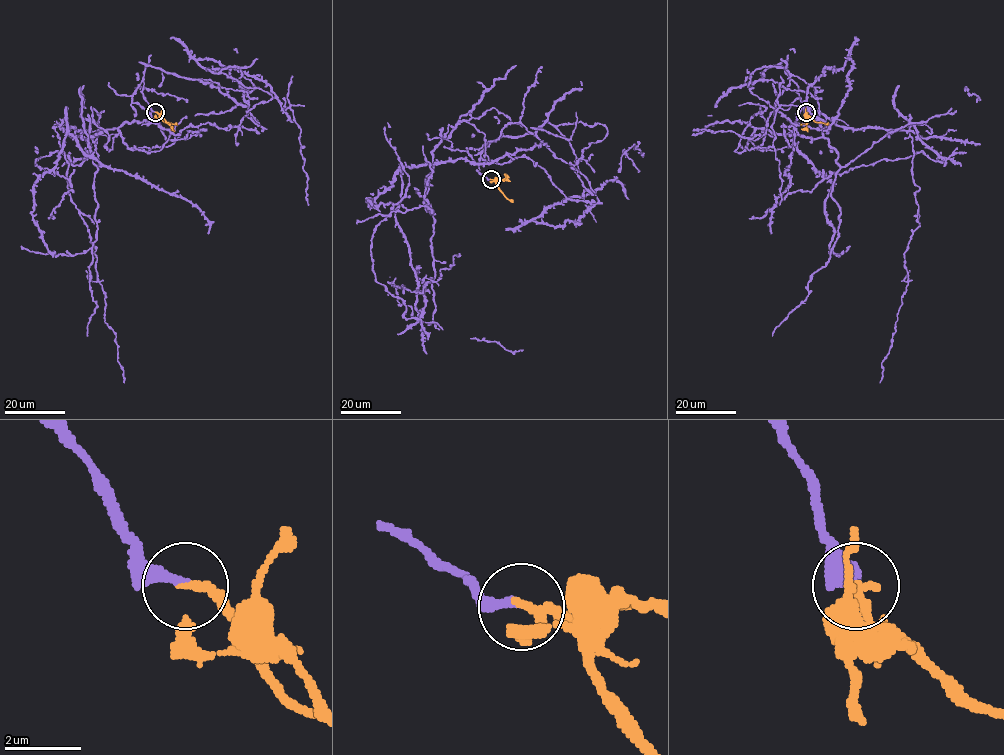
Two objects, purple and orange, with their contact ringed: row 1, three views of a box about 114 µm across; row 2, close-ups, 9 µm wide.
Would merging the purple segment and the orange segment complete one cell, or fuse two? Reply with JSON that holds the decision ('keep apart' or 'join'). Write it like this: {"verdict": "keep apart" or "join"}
{"verdict": "keep apart"}

